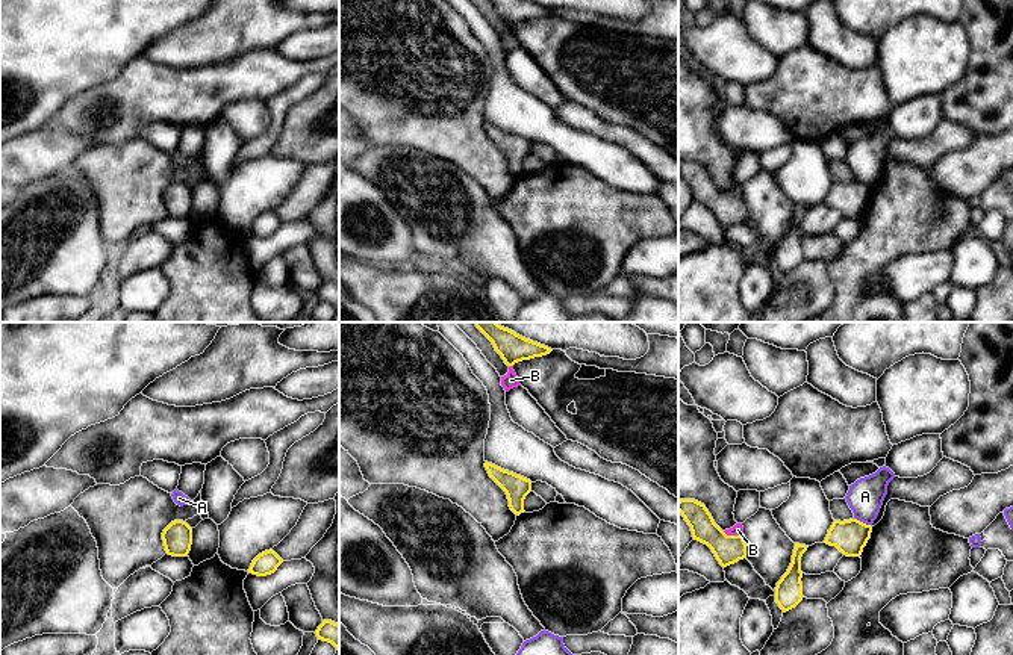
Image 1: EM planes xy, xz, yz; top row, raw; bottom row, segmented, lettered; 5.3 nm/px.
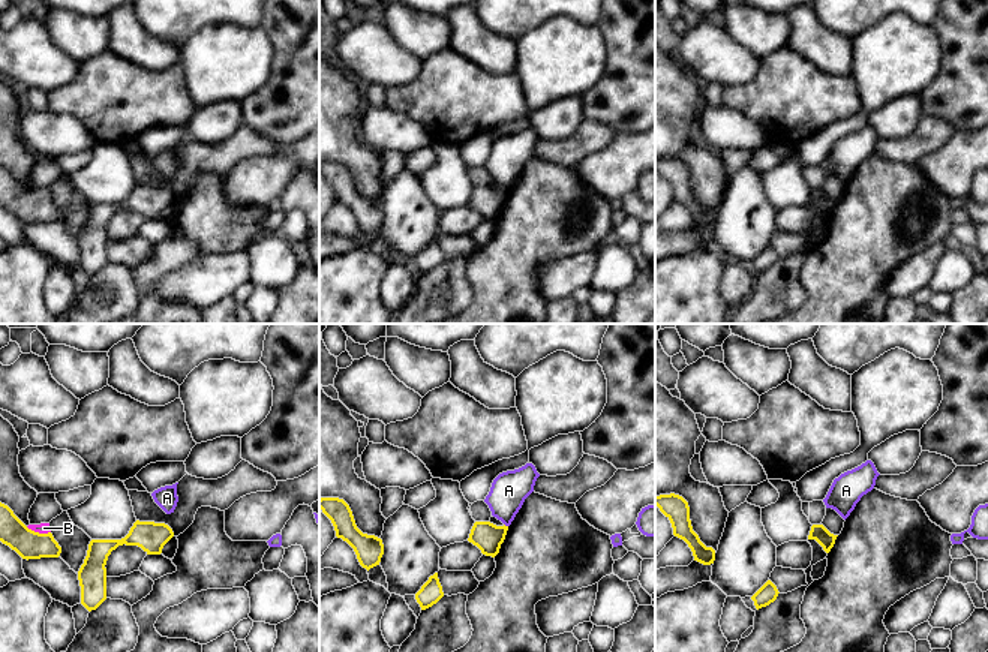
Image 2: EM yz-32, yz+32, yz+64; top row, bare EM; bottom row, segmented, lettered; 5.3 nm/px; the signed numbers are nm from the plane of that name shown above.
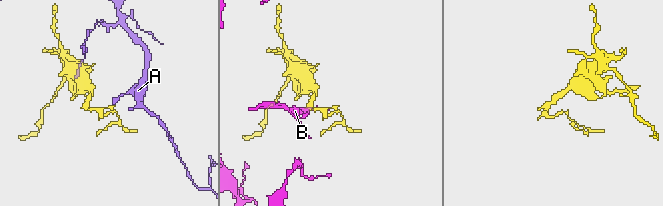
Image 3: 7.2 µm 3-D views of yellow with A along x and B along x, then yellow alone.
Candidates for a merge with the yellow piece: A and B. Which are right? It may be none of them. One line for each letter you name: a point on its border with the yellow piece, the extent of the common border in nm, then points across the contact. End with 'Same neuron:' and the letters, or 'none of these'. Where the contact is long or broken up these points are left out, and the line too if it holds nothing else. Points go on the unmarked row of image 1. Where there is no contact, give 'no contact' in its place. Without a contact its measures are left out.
B: contact yz (732, 197); length 110 nm
Same neuron: B

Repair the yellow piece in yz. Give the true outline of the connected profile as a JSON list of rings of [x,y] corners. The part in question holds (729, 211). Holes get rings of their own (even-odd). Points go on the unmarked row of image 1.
[[[680,160],[678,172],[690,188],[694,201],[707,206],[722,228],[747,219],[742,185],[722,192],[706,166],[695,160]]]

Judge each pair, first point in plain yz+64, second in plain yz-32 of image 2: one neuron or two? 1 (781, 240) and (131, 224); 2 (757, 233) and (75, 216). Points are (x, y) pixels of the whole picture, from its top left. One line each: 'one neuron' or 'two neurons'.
1: two neurons
2: one neuron

